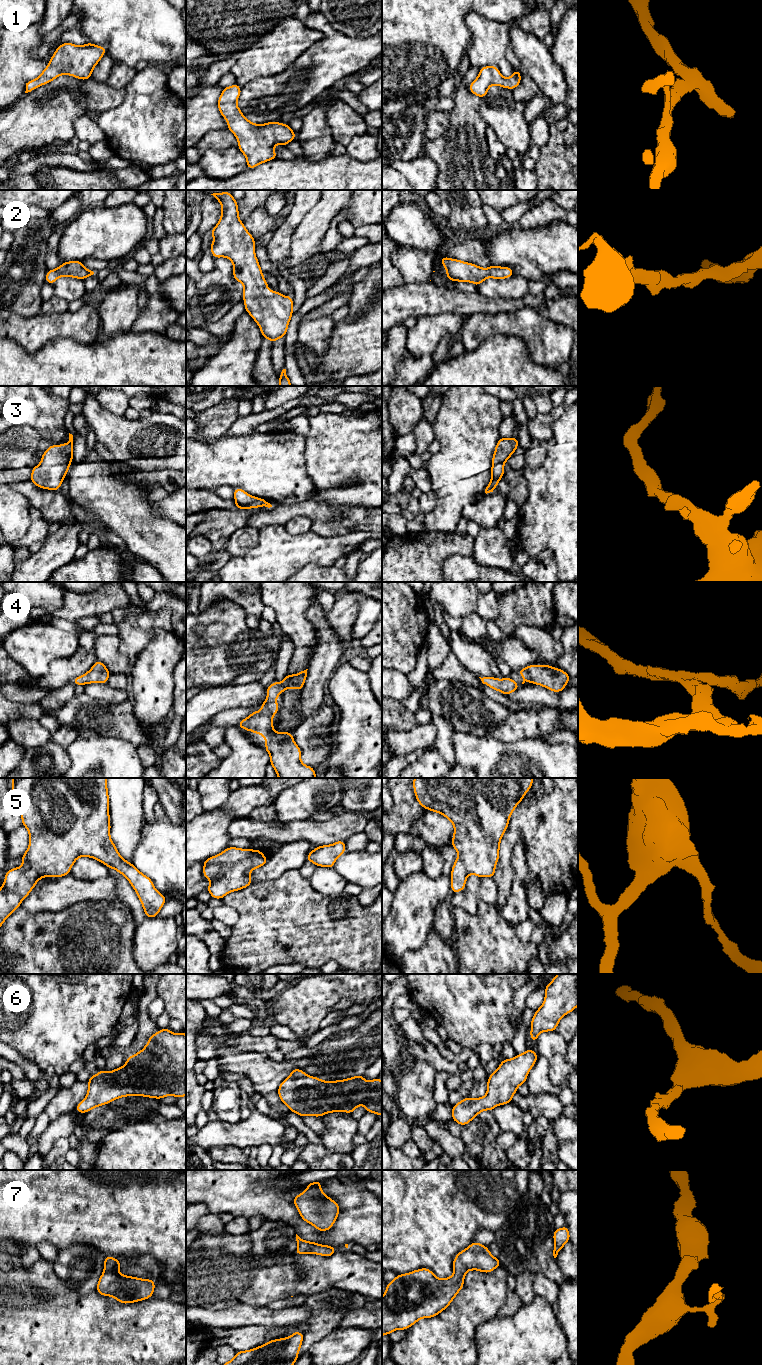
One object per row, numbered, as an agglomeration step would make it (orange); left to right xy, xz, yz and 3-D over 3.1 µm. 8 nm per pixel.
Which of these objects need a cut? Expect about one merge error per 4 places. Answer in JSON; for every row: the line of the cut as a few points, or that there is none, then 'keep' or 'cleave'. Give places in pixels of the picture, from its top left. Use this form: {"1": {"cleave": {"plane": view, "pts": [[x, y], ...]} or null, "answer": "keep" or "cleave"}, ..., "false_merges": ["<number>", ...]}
{"1": {"cleave": null, "answer": "keep"}, "2": {"cleave": null, "answer": "keep"}, "3": {"cleave": null, "answer": "keep"}, "4": {"cleave": null, "answer": "keep"}, "5": {"cleave": null, "answer": "keep"}, "6": {"cleave": null, "answer": "keep"}, "7": {"cleave": null, "answer": "keep"}, "false_merges": []}

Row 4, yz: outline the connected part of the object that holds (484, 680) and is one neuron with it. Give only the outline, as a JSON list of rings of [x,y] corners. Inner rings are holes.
[[[479,677],[483,684],[490,688],[500,691],[505,696],[516,691],[520,686],[512,678],[502,678],[498,680],[495,677]]]

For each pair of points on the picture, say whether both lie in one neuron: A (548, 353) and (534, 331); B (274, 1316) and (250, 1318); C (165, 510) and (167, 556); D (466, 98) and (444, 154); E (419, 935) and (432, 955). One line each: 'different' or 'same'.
A: same
B: same
C: different
D: same
E: different

